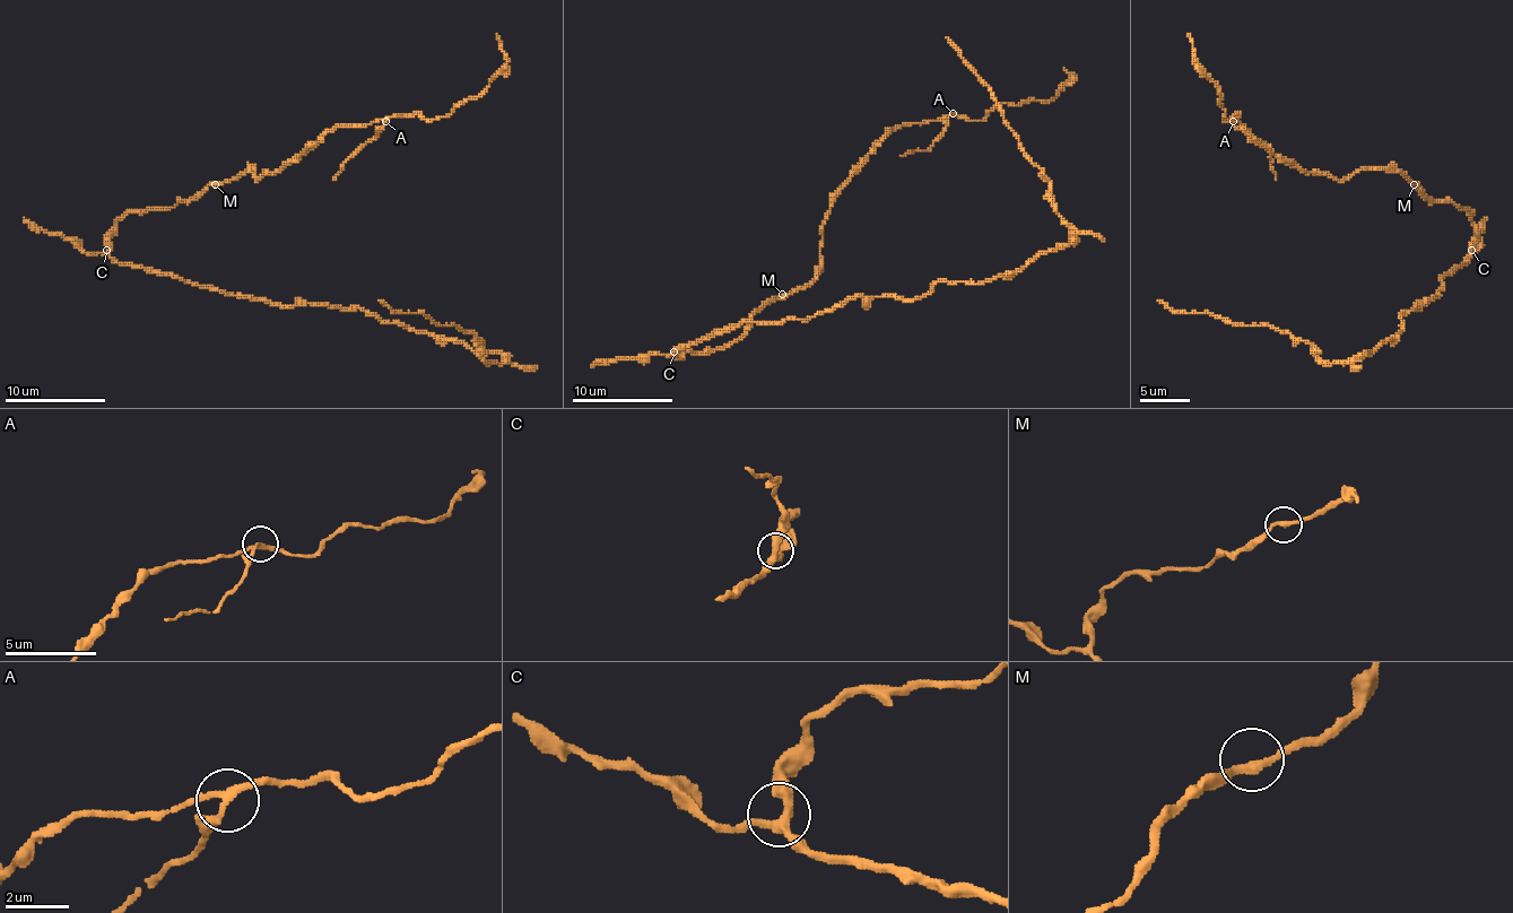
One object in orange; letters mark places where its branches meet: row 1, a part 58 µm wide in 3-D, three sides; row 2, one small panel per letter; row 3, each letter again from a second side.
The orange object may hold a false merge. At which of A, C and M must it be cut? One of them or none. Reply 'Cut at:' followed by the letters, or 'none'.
Cut at: A

